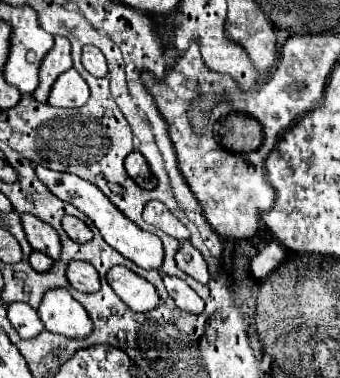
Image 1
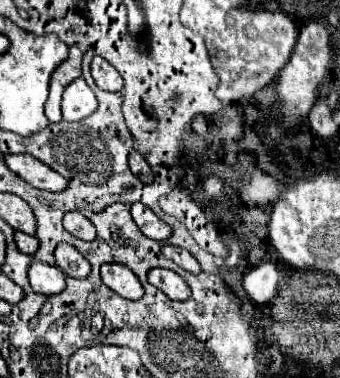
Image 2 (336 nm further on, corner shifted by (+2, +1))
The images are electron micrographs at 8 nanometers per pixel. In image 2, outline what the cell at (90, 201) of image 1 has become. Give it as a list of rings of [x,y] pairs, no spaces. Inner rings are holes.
[[[7,154],[5,164],[21,176],[25,182],[39,190],[49,190],[49,192],[63,192],[69,186],[69,180],[65,180],[61,174],[57,174],[53,168],[47,164],[39,162],[37,158],[29,154]]]

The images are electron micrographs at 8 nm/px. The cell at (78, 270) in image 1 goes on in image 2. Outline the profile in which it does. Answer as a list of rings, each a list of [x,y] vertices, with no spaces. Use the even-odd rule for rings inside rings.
[[[59,244],[55,250],[57,268],[71,278],[87,278],[91,274],[91,264],[69,244]]]

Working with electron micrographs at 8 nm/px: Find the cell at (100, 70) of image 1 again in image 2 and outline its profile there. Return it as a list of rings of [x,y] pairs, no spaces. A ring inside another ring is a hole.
[[[93,56],[93,60],[91,60],[91,74],[93,74],[95,84],[101,90],[119,92],[123,88],[121,74],[105,58],[101,58],[101,56]]]

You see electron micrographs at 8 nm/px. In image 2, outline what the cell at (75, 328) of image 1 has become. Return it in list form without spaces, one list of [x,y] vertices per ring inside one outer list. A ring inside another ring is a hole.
[[[35,260],[29,268],[29,284],[37,294],[55,296],[65,290],[65,274],[57,266]]]

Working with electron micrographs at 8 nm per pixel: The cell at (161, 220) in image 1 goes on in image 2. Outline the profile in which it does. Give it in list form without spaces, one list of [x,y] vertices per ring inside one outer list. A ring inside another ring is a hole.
[[[133,204],[133,220],[135,224],[141,228],[141,232],[145,236],[149,236],[151,240],[157,240],[157,242],[165,242],[171,234],[173,234],[173,228],[169,224],[165,224],[163,220],[159,220],[151,208],[147,208],[145,204]]]

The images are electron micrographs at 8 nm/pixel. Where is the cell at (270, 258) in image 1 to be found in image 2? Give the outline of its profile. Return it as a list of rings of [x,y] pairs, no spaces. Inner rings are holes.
[[[261,262],[243,278],[243,288],[255,304],[273,302],[279,286],[279,270],[273,262]]]

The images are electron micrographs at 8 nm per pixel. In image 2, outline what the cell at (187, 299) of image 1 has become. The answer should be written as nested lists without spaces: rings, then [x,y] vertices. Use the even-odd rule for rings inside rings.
[[[153,268],[149,270],[149,282],[153,286],[157,286],[159,290],[163,290],[171,300],[187,300],[191,296],[189,286],[185,284],[185,280],[175,274],[173,270],[165,270],[165,268]]]

